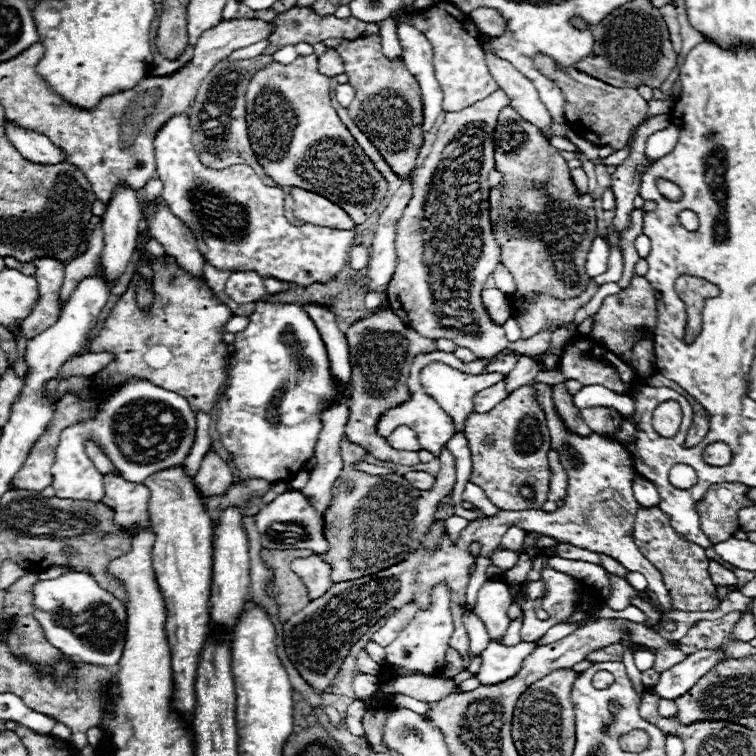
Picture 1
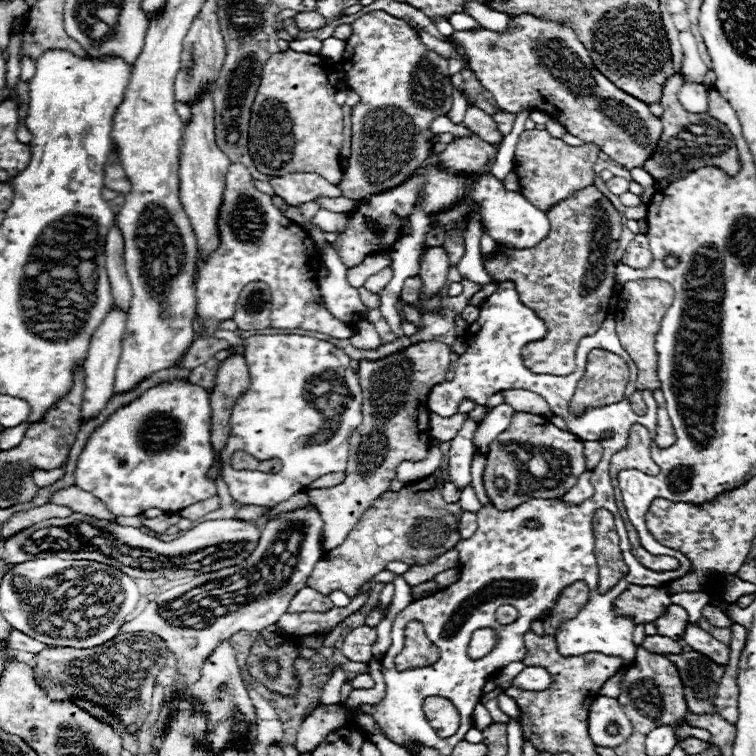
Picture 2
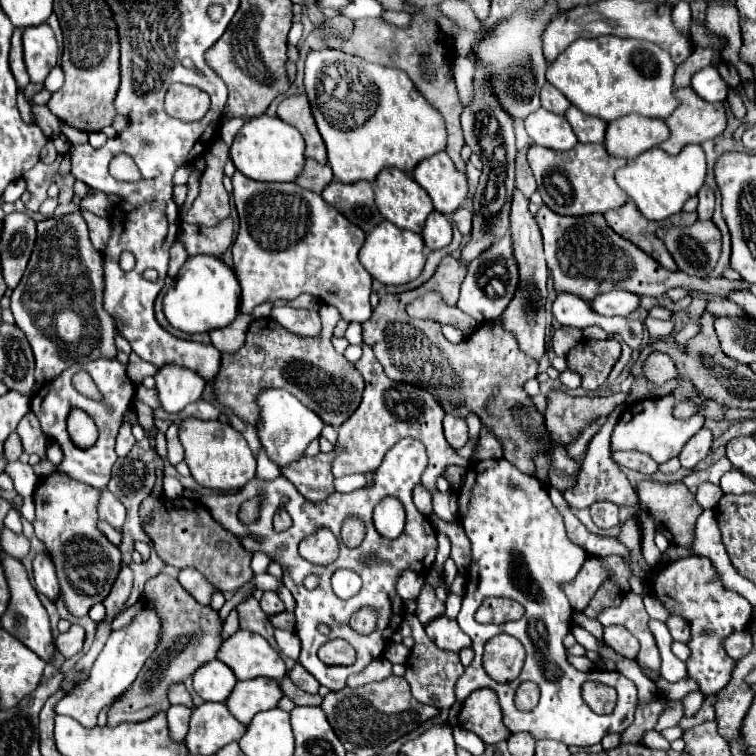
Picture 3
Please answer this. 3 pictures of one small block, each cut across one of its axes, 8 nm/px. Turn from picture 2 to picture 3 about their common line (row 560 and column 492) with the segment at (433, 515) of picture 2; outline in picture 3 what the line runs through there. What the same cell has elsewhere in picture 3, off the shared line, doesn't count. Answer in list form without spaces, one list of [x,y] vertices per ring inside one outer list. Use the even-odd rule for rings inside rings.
[[[444,258],[436,274],[416,290],[404,294],[386,294],[380,298],[380,304],[372,310],[370,320],[362,324],[364,342],[372,346],[378,354],[378,362],[384,366],[384,372],[394,380],[416,380],[420,386],[430,390],[438,402],[444,406],[446,414],[456,414],[464,418],[468,412],[480,416],[482,424],[502,440],[504,458],[518,466],[524,474],[534,474],[534,454],[536,442],[550,442],[542,414],[534,408],[530,396],[522,390],[522,384],[538,374],[538,360],[526,356],[512,332],[502,328],[502,316],[486,320],[478,326],[472,336],[460,344],[450,344],[438,324],[426,320],[414,320],[406,314],[406,304],[426,294],[428,290],[438,290],[444,294],[448,304],[458,302],[458,292],[462,278],[466,276],[466,266],[458,258]],[[498,386],[496,398],[490,402],[494,388]]]

